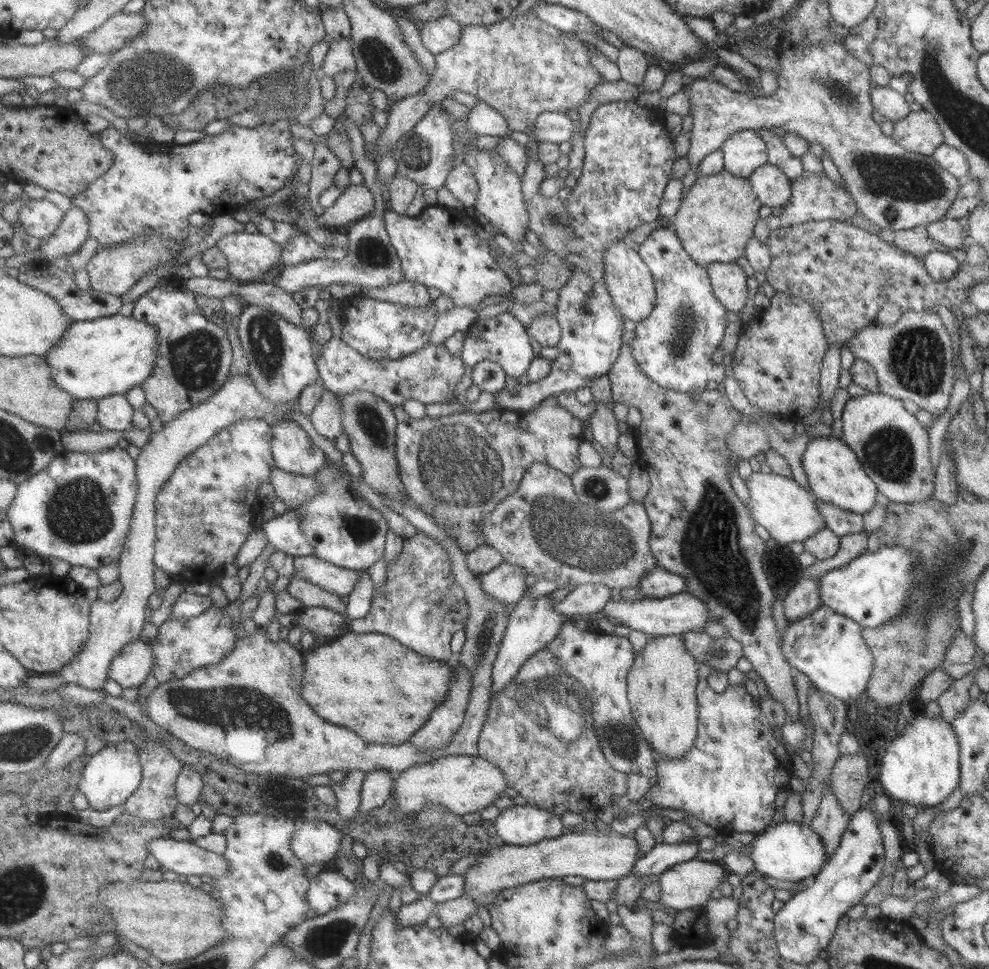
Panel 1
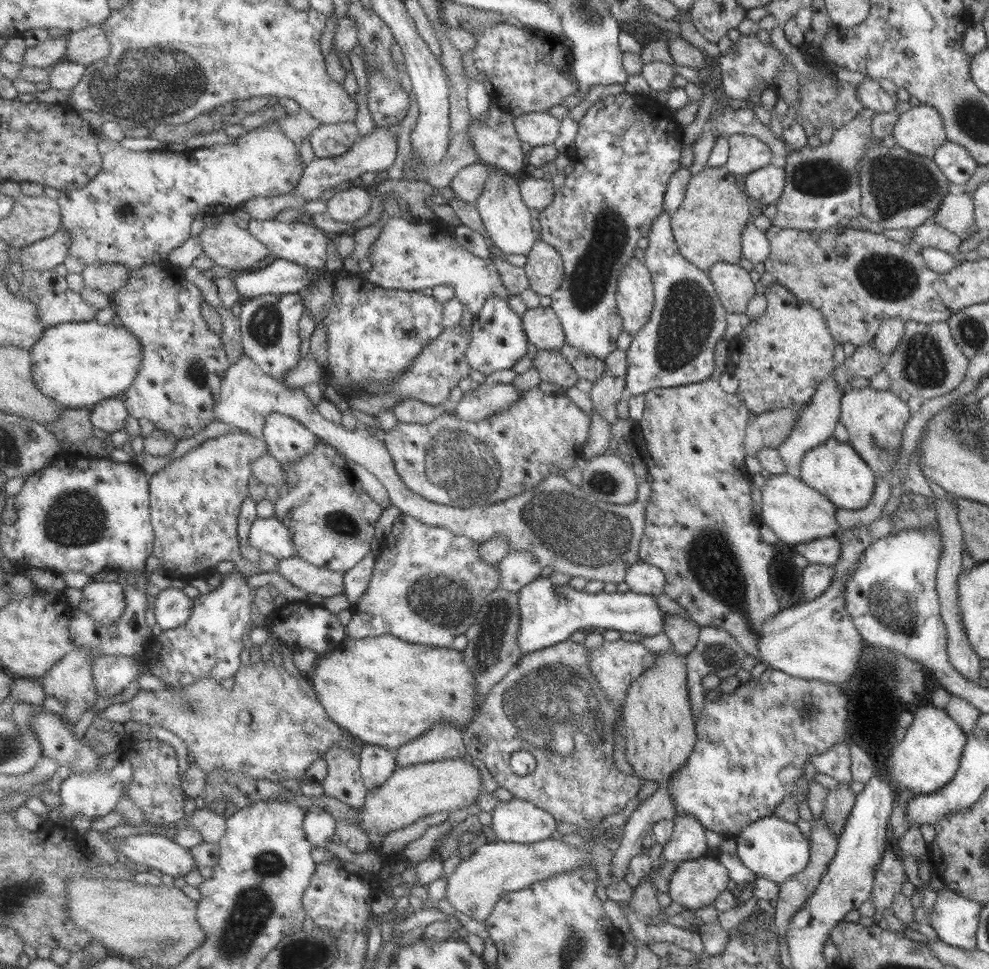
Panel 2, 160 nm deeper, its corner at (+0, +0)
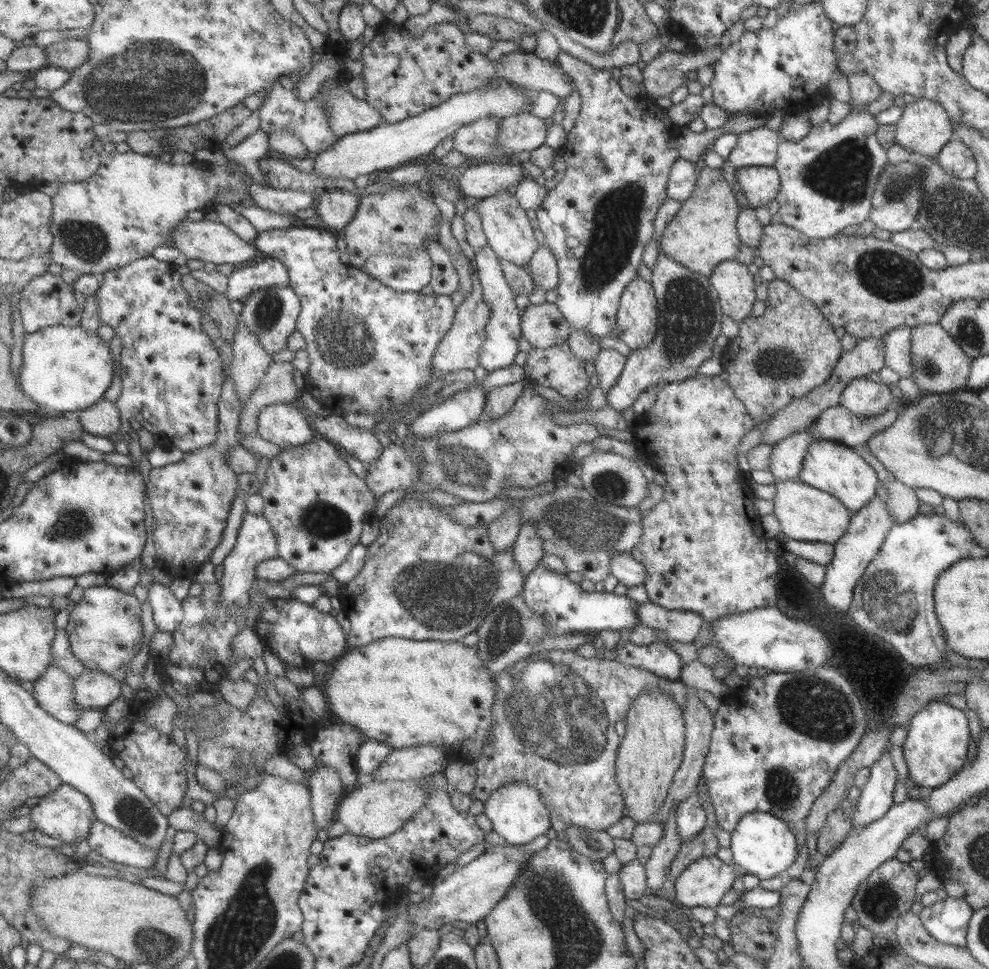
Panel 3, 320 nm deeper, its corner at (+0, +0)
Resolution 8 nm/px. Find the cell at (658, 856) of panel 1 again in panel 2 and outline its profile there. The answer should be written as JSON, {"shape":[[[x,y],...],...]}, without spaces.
{"shape":[[[676,814],[672,819],[670,839],[662,846],[662,862],[686,861],[703,856],[706,851],[705,827],[693,816]]]}

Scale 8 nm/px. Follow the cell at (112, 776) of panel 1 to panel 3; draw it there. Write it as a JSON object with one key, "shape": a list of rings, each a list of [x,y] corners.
{"shape":[[[60,783],[51,792],[42,797],[38,797],[38,803],[29,810],[29,820],[31,821],[30,830],[39,830],[47,836],[59,838],[64,844],[75,845],[80,840],[86,840],[89,834],[89,827],[97,819],[93,815],[93,807],[89,805],[88,798],[71,786]]]}

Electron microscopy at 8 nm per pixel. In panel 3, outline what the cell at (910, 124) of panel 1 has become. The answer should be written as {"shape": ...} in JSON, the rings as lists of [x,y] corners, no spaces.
{"shape":[[[919,97],[904,105],[902,113],[895,124],[894,142],[908,150],[913,157],[933,158],[953,137],[954,126],[948,114],[938,102]]]}

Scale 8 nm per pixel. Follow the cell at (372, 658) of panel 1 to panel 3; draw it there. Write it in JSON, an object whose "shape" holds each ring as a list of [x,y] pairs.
{"shape":[[[393,636],[374,640],[365,646],[357,648],[347,647],[347,651],[331,662],[332,670],[325,682],[323,696],[328,713],[335,716],[335,720],[349,723],[359,730],[363,739],[377,740],[381,744],[389,746],[392,750],[400,750],[415,746],[430,745],[445,751],[445,757],[449,761],[463,760],[475,762],[477,756],[481,755],[481,748],[485,746],[485,739],[491,731],[491,707],[493,707],[493,695],[495,695],[494,676],[483,665],[479,658],[477,647],[464,645],[461,641],[413,641],[406,638],[395,638]]]}

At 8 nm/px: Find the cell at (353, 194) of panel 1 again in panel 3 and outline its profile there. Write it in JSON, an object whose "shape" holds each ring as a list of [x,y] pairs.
{"shape":[[[339,187],[334,190],[320,191],[314,207],[317,217],[321,219],[326,229],[337,234],[351,222],[358,202],[359,197],[353,192],[349,192],[345,187]]]}

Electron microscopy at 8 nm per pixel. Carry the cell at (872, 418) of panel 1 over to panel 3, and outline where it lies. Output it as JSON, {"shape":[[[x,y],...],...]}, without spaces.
{"shape":[[[861,377],[845,386],[839,405],[849,409],[855,416],[866,419],[879,414],[893,401],[897,403],[887,386]]]}

